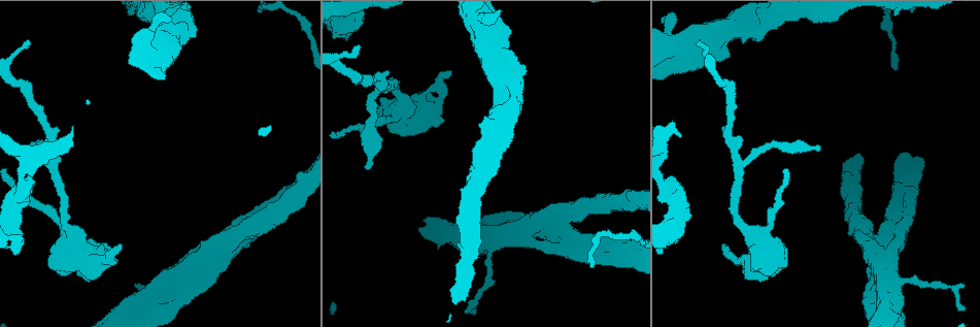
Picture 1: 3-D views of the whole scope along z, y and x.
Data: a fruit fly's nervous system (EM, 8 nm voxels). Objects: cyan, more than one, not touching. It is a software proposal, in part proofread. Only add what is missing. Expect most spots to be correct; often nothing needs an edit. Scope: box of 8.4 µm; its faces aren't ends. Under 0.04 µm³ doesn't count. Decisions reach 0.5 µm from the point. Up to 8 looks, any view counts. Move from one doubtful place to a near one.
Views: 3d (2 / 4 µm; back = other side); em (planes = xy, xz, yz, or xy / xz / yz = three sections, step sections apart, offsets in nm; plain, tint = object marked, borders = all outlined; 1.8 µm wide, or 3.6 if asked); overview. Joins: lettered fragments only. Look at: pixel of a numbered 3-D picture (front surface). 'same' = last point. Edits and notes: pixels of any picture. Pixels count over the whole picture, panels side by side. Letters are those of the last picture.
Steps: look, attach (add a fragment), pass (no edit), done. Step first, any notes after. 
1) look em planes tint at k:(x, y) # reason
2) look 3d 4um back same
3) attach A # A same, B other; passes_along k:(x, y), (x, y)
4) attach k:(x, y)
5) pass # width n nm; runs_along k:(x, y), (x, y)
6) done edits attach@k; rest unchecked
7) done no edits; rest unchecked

look em xy step 4 borders at 1:(722, 245) # an open end

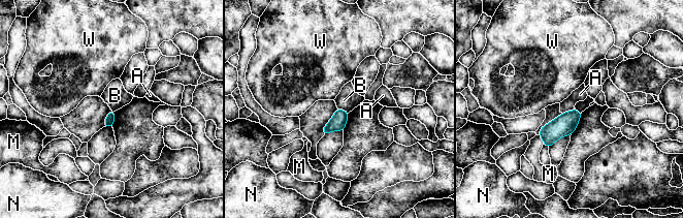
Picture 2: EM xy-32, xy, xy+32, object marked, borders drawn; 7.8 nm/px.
look em planes borders same

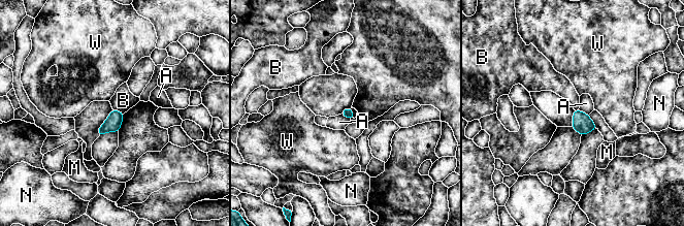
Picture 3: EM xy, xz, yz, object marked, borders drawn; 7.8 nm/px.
pass # A other, B other, M other, N other, W other; border 3:(112, 108), (123, 114); no lettered fragment goes on from it

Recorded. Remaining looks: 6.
look 3d 4um at 1:(682, 188) # free end

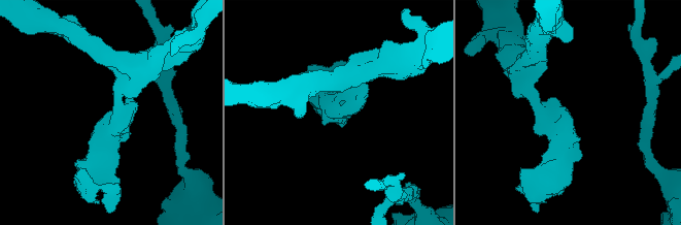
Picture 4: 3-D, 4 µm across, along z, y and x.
look em xy step 8 borders at 4:(341, 112) # arm_widths 190, 300 nm

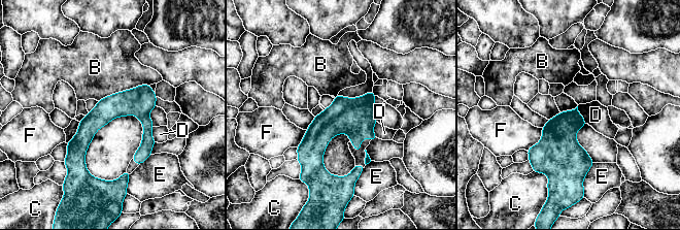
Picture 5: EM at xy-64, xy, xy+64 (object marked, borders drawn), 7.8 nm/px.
look em xz step 4 borders same # cut it another way

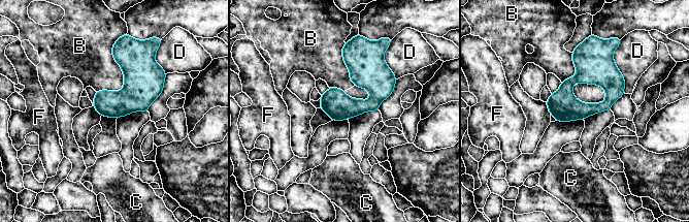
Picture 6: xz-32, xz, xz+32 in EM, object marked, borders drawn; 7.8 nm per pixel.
pass # longest_contact B 480 nm; B other, C other, D other, F other; border 6:(615, 49), (624, 92); none of them fits

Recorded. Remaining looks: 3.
look em 3.6um planes borders at 1:(223, 252) # branch point

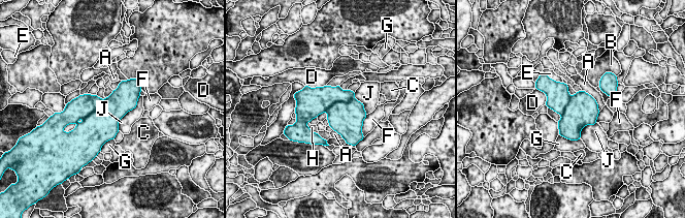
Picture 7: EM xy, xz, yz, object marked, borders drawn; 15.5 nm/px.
pass # A other, B other, C other, D other, E other, F other, G other, H other, J other; border 7:(327, 113), (323, 112), (317, 117); no lettered fragment goes on from it

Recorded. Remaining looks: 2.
done no edits; rest unchecked

